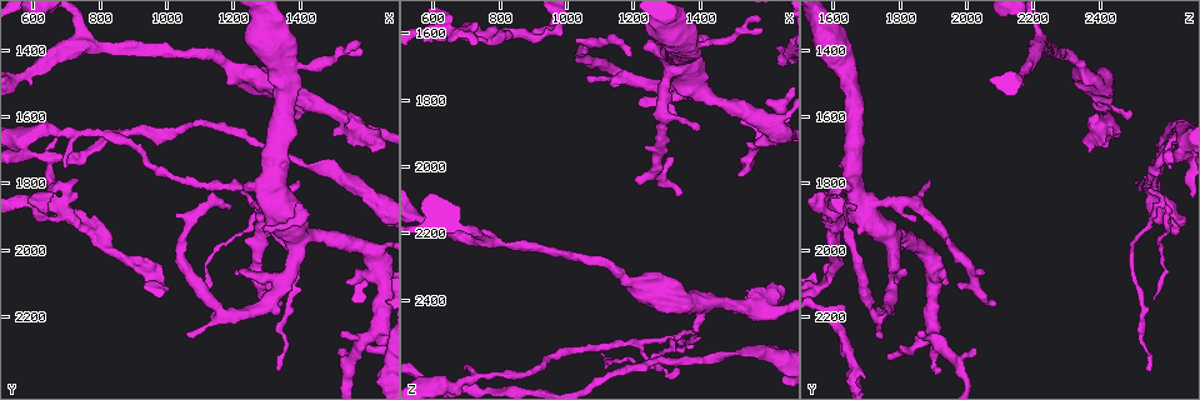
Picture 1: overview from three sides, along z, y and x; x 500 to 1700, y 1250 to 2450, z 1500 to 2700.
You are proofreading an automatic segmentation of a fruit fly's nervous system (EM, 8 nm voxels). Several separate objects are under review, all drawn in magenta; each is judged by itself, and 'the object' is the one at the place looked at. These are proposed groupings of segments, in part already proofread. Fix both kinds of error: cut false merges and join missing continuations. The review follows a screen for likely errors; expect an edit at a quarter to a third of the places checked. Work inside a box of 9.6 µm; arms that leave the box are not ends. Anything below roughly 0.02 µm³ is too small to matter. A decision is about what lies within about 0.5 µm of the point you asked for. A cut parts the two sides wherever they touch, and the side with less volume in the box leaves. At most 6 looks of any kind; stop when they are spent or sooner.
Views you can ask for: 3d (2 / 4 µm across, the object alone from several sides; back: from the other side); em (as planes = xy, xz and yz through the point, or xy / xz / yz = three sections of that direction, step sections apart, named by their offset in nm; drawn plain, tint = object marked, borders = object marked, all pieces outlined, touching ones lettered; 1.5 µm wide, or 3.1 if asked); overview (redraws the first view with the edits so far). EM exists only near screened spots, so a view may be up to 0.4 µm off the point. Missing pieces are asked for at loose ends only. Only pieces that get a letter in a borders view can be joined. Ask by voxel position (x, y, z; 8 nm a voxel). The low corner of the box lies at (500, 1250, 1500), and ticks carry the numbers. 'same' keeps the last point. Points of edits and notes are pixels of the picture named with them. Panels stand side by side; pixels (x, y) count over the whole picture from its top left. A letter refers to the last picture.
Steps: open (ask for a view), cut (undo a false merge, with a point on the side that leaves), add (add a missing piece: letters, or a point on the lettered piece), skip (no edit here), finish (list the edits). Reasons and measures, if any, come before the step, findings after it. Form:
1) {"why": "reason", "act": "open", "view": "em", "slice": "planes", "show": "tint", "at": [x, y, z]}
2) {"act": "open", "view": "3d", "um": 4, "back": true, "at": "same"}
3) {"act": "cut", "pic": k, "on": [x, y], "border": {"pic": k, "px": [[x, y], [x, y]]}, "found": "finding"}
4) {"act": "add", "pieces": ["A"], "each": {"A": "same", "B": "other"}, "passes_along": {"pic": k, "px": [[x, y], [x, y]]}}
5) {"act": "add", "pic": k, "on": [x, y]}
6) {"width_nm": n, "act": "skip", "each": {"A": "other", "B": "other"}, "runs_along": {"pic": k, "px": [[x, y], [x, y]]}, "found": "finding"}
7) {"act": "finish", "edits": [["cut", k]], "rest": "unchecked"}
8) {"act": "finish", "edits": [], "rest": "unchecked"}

{"why": "branch stops here", "act": "open", "view": "3d", "um": 4, "at": [1320, 1790, 2500]}

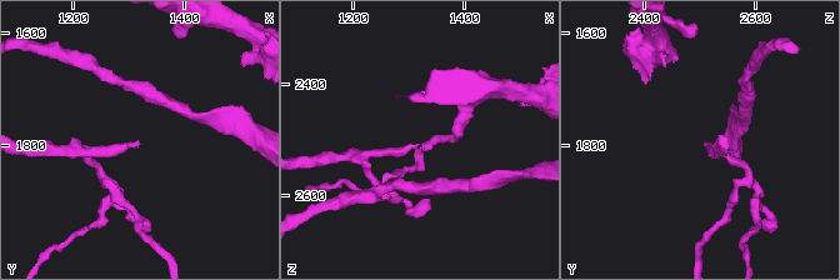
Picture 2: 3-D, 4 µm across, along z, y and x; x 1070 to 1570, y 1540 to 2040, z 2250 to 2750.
{"why": "need the tissue", "act": "open", "view": "em", "slice": "planes", "show": "tint", "at": [1315, 1790, 2505]}

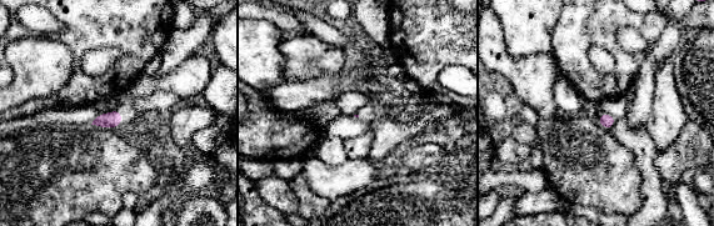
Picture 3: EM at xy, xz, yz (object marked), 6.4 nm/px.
{"act": "open", "view": "em", "slice": "planes", "show": "borders", "at": "same"}

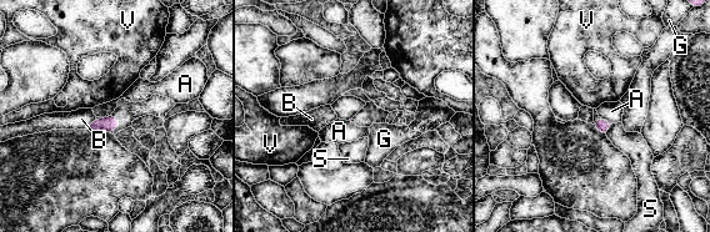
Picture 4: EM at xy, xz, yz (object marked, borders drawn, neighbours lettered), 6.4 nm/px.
{"act": "skip", "each": {"A": "other", "B": "other", "G": "other", "S": "other", "V": "other"}, "border": {"pic": 4, "px": [[601, 117], [611, 124]]}, "found": "no lettered piece goes on from it"}

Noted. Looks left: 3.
{"why": "a fork", "act": "open", "view": "3d", "um": 2, "at": [1600, 1640, 2420]}

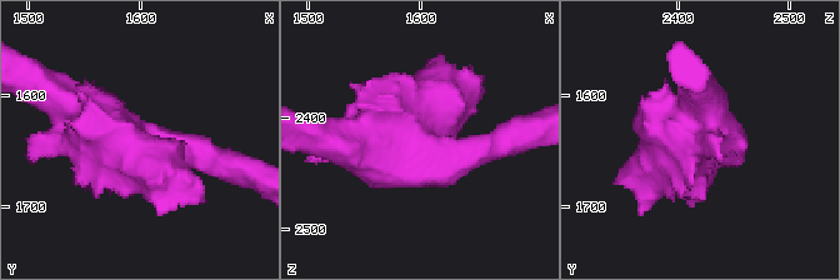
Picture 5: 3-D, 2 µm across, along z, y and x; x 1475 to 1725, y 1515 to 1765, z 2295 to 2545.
{"why": "now the EM", "act": "open", "view": "em", "slice": "xy", "step": 8, "show": "tint", "at": [1596, 1648, 2414]}

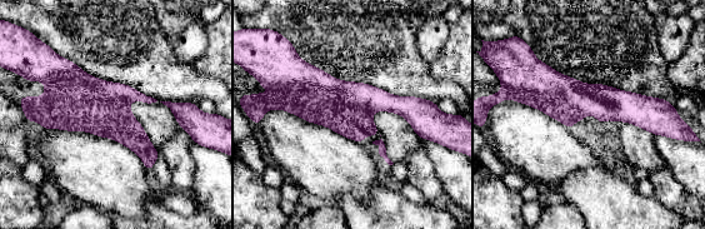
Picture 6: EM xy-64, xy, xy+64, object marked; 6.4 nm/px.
{"why": "another direction", "act": "open", "view": "em", "slice": "planes", "show": "borders", "at": "same"}

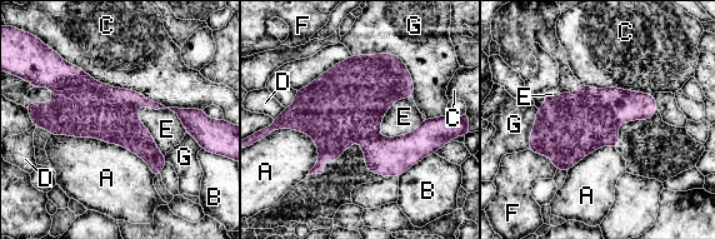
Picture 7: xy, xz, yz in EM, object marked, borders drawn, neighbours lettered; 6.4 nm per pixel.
{"act": "skip", "each": {"A": "other", "B": "other", "C": "other", "D": "other", "E": "other", "F": "other", "G": "other"}, "border": {"pic": 7, "px": [[411, 96], [386, 111], [381, 137]]}, "found": "continuous, no second neuron"}

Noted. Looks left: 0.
{"act": "finish", "edits": [], "rest": "unchecked"}

